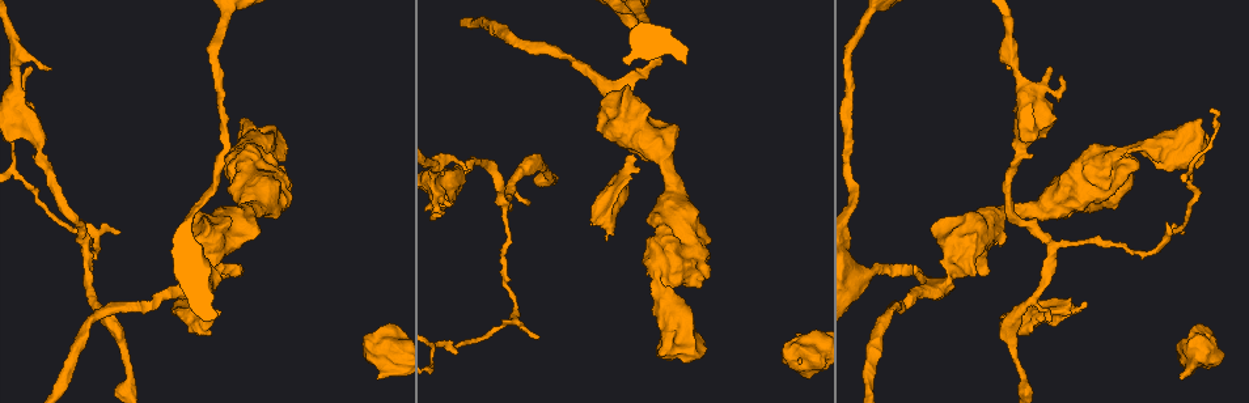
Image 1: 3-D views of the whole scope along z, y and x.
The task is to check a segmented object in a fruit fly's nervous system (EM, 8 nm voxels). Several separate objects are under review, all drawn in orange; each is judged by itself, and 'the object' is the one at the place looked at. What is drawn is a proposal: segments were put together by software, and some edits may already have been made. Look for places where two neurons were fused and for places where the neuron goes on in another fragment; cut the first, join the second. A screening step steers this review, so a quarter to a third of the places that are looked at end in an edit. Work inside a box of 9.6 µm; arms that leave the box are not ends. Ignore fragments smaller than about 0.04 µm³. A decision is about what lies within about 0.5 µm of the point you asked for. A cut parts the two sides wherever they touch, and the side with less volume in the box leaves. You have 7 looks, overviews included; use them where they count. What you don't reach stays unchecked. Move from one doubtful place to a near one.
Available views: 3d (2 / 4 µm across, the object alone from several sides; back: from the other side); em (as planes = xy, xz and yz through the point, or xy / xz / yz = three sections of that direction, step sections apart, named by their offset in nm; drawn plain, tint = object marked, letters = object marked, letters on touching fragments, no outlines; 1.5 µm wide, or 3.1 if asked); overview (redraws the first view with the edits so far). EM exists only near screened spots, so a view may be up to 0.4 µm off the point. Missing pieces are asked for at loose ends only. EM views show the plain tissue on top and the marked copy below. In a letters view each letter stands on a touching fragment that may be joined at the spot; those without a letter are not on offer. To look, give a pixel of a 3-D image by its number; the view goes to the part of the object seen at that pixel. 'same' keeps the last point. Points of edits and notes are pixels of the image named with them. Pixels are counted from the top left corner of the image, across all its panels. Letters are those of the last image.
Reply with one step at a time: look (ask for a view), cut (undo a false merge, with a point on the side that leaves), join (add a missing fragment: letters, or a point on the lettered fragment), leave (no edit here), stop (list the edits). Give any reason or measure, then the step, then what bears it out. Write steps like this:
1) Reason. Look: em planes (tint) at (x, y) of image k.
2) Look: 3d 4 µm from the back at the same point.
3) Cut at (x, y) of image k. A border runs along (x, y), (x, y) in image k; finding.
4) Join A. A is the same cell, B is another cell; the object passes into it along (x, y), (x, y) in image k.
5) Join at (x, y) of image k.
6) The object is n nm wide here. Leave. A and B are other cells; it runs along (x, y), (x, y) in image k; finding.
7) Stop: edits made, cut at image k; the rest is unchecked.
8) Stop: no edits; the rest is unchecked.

Thick end. Look: em xz step 8 (tint) at (1178, 377) of image 1.

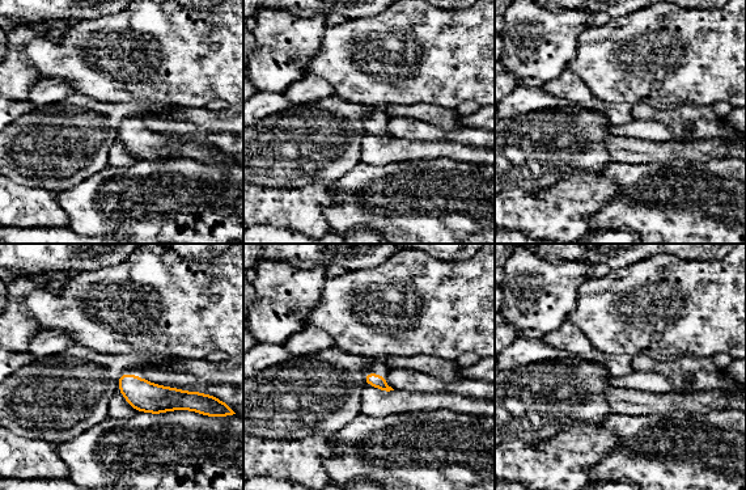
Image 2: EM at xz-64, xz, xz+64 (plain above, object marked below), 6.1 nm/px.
Look: em planes (letters) at the same point.

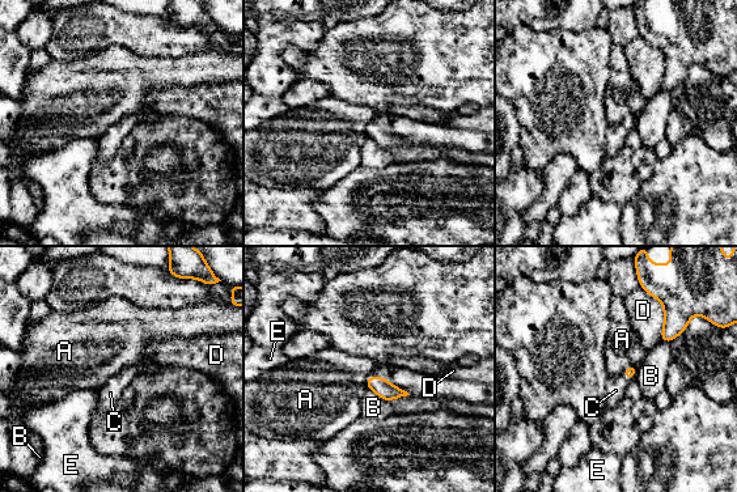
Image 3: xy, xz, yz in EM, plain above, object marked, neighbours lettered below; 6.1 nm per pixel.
Join C. C is the same cell, A, B, D and E are other cells; the object passes into it along (630, 372), (625, 376), (615, 390) in image 3; the neuron continues.

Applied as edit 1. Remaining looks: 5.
Look: overview.

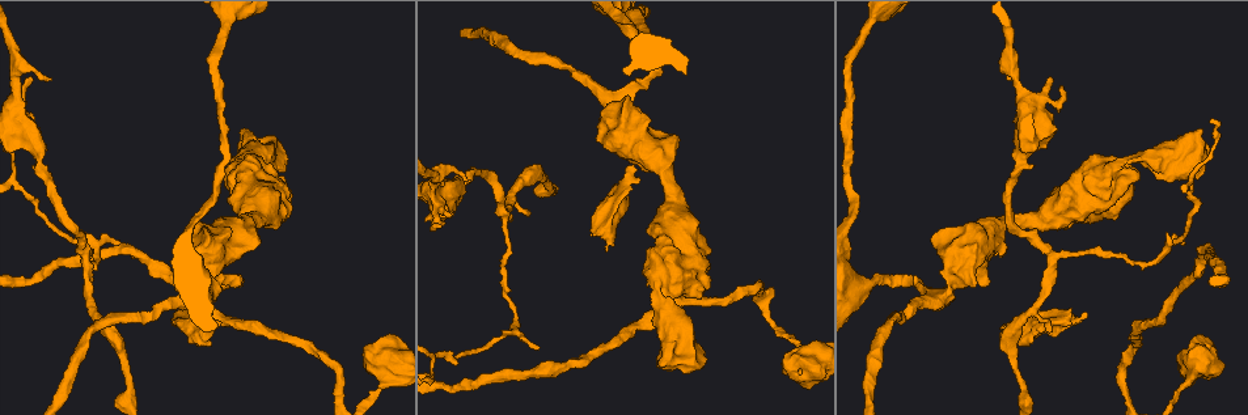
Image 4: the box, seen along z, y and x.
Narrows sharply. Look: 3d 2 µm at (658, 294) of image 4.

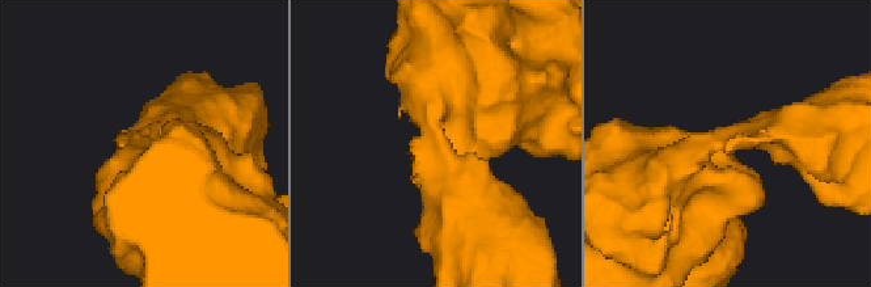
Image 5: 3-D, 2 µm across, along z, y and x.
The arms are 550, 600 nm wide. Look: em planes (tint) at (446, 149) of image 5.

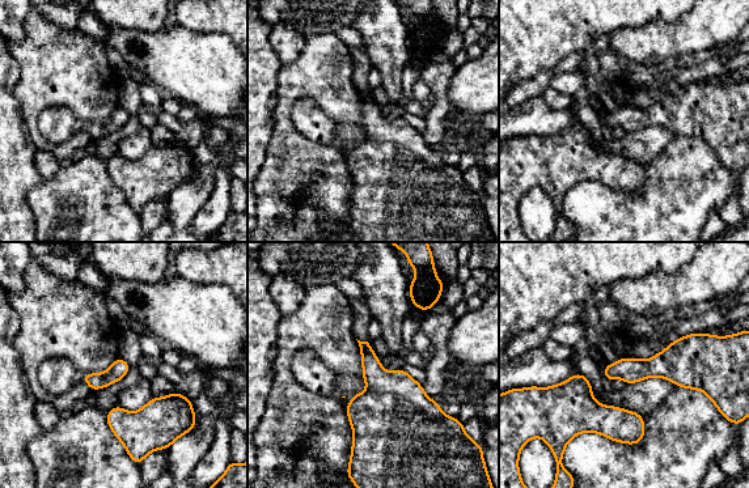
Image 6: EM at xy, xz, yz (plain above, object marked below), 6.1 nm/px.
Look: em planes (letters) at the same point.

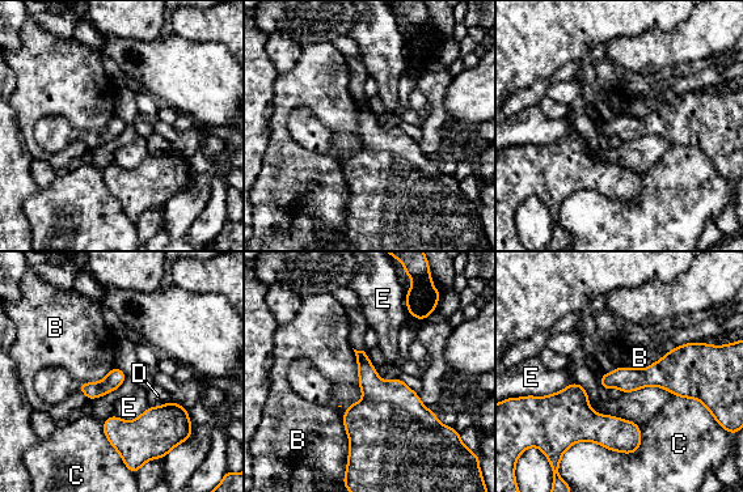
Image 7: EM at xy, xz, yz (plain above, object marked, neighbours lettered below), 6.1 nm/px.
The object is 110 nm wide here. Leave. B, C, D and E are other cells; a border runs along (351, 348), (362, 398), (346, 407) in image 7; all the same neuron.

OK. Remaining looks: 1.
Stop: edits made, join at image 3; the rest is unchecked.

